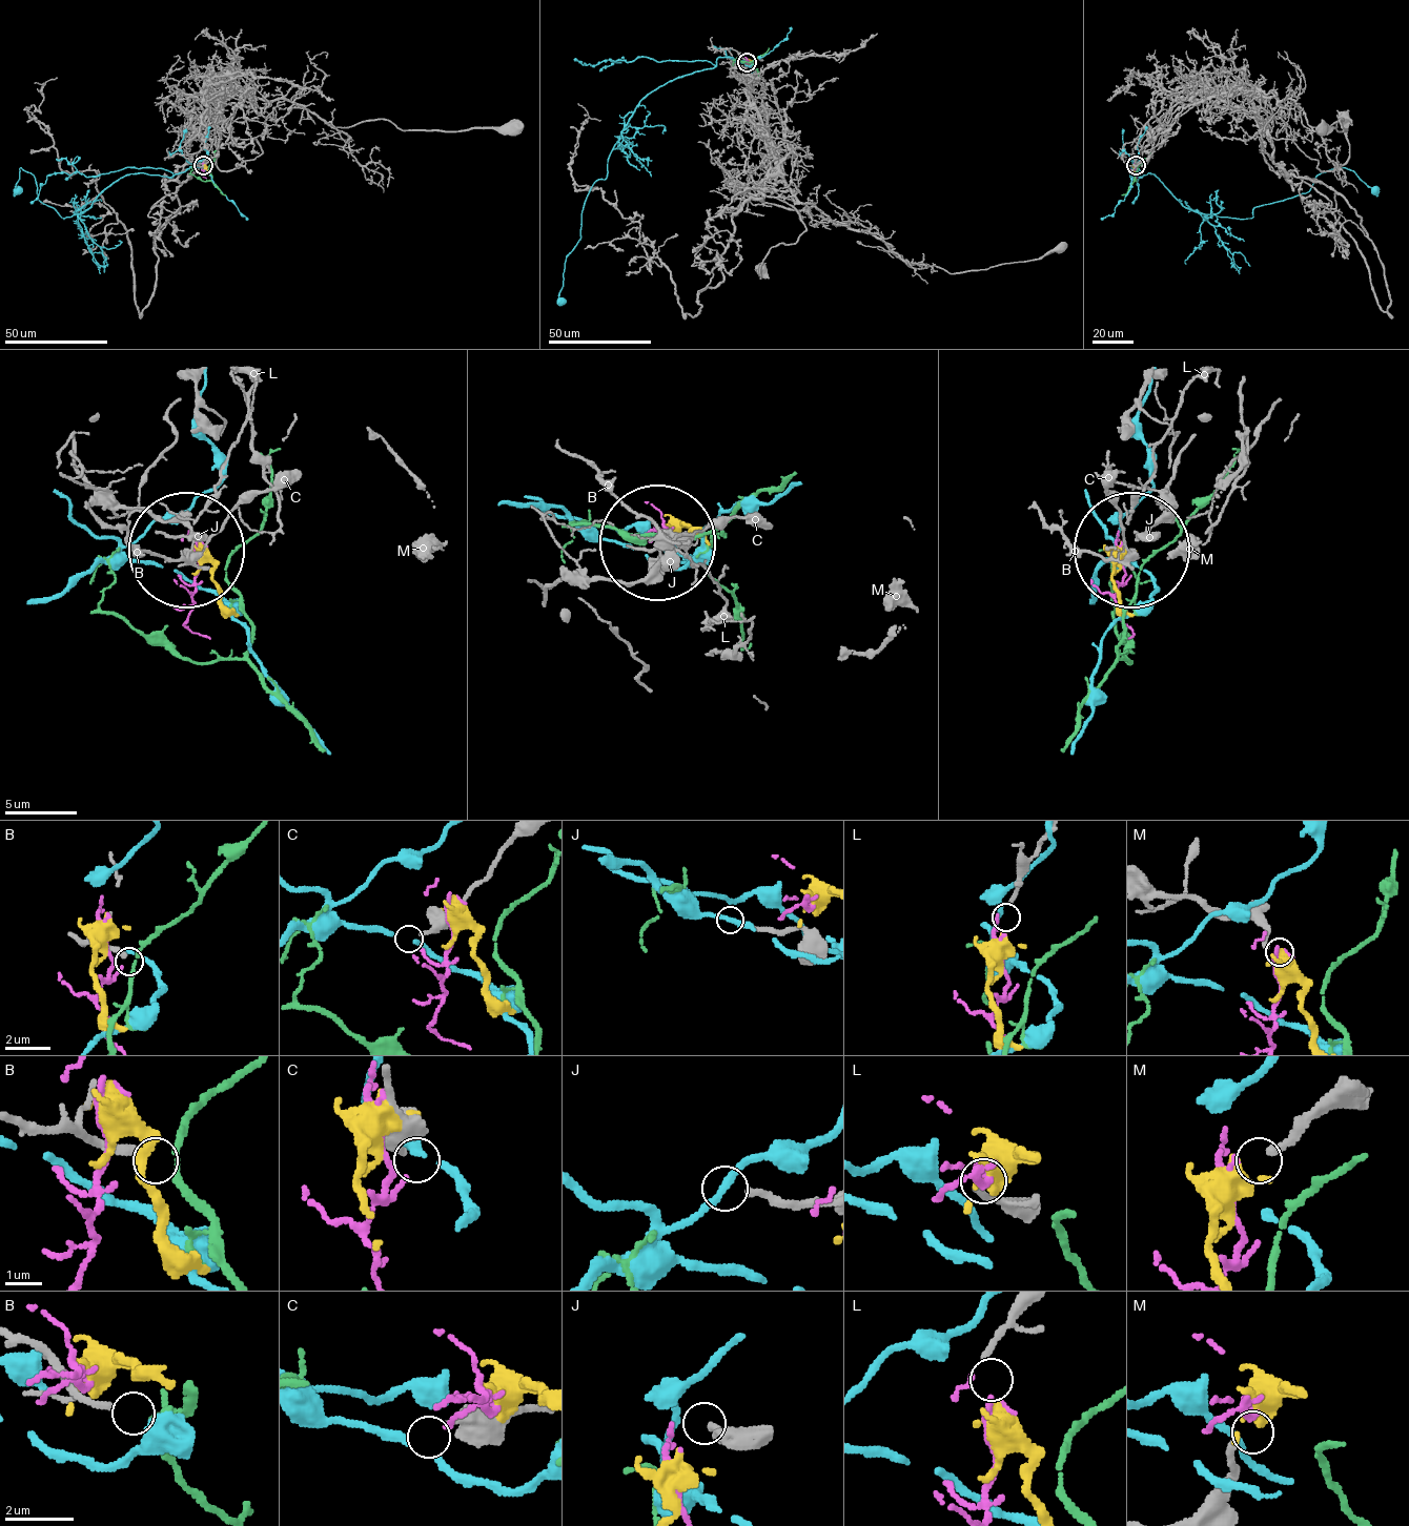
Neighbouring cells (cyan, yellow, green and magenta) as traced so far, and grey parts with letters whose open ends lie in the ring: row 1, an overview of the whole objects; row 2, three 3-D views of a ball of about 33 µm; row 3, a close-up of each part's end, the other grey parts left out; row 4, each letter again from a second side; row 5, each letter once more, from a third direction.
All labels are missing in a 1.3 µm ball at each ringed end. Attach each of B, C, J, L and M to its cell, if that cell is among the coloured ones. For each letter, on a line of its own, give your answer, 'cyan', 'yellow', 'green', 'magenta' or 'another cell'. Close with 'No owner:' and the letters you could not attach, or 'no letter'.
B: green
C: cyan
J: another cell
L: magenta
M: yellow
No owner: J

